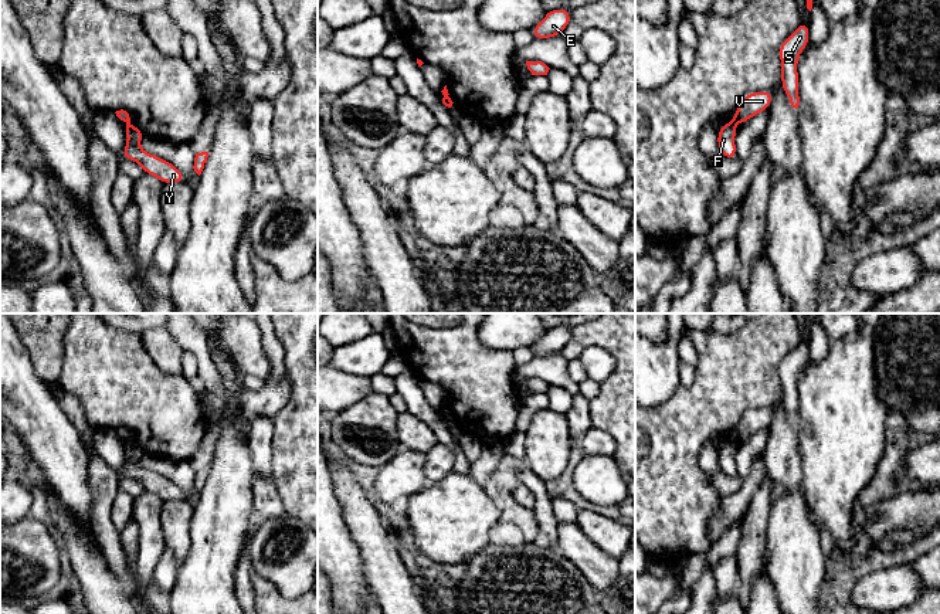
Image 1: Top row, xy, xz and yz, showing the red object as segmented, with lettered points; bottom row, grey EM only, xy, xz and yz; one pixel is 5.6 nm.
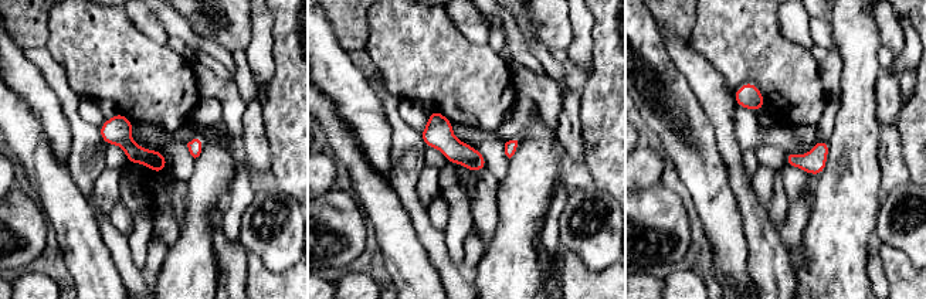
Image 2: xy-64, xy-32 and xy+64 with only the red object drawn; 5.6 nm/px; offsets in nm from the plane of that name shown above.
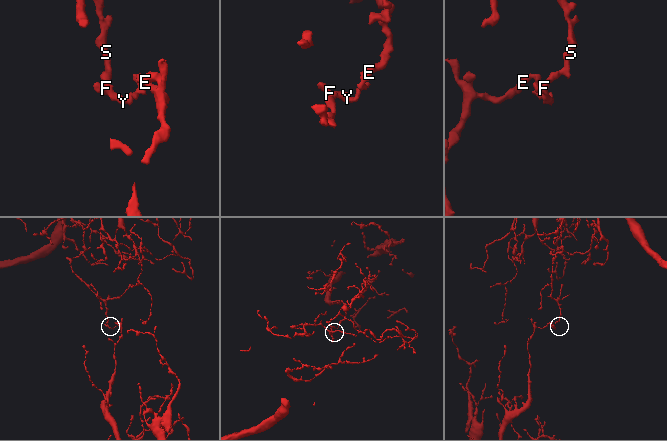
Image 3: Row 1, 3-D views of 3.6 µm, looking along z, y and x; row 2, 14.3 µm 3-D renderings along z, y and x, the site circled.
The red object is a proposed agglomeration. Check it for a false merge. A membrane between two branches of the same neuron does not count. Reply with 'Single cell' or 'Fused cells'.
Fused cells

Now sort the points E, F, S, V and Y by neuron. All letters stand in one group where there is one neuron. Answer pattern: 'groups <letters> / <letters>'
groups E F Y / S V

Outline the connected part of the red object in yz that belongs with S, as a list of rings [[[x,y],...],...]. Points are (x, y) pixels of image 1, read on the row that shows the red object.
[[[800,21],[797,30],[788,35],[780,45],[781,85],[793,108],[798,108],[798,69],[797,62],[801,51],[808,45],[810,27]]]

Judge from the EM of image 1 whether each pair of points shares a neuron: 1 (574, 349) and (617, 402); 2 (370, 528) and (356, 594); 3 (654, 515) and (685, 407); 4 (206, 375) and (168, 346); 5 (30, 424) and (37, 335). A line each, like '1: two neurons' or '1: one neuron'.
1: two neurons
2: two neurons
3: one neuron
4: two neurons
5: two neurons

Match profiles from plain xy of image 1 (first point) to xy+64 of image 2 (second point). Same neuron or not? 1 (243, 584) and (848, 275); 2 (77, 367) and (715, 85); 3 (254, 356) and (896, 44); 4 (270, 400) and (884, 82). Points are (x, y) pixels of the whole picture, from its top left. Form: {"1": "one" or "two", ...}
{"1": "two", "2": "two", "3": "one", "4": "two"}

